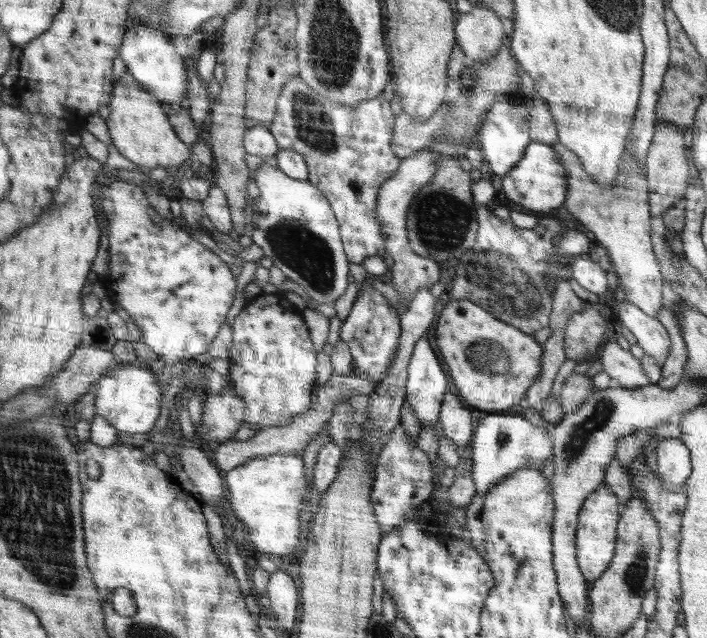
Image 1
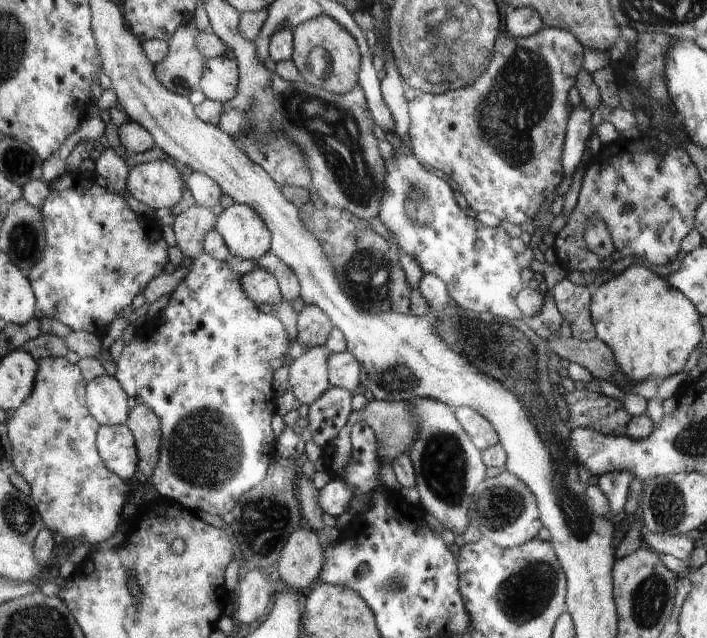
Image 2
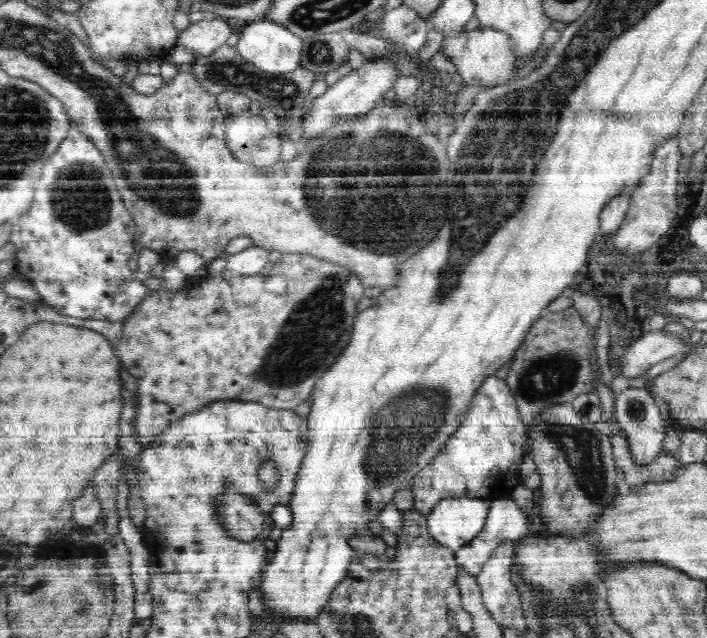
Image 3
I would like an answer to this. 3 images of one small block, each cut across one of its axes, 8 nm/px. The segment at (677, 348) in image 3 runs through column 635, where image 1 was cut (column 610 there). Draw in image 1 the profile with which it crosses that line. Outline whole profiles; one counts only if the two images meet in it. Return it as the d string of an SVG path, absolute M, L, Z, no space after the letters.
M609 340L604 346L603 356L600 357L603 372L610 376L613 384L626 389L638 389L652 385L645 374L641 361L630 351L620 347L614 340Z

